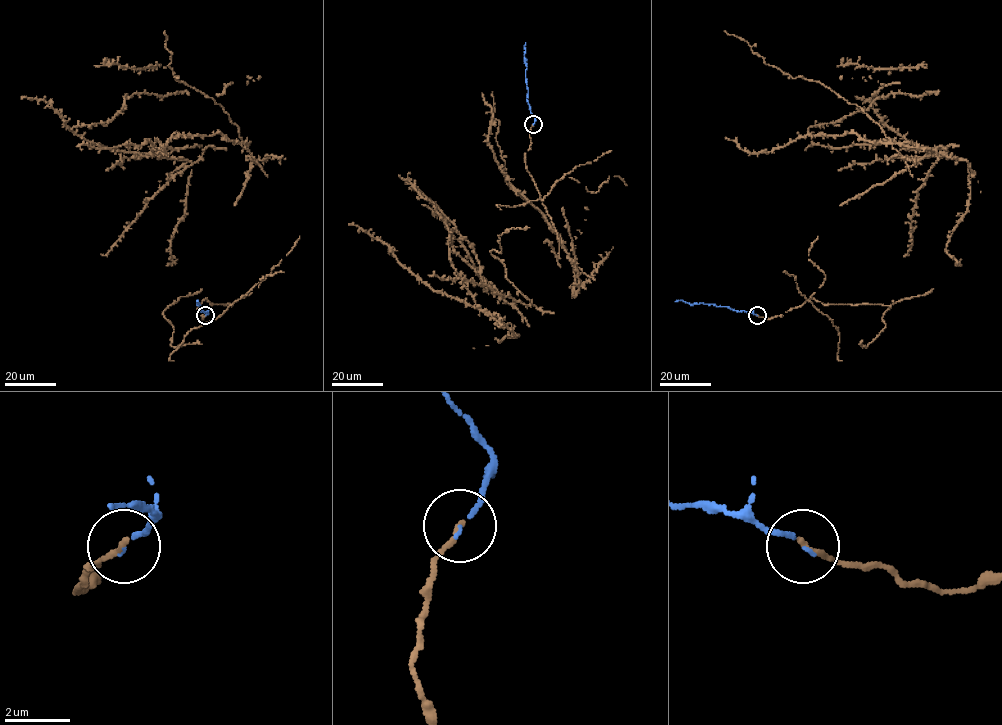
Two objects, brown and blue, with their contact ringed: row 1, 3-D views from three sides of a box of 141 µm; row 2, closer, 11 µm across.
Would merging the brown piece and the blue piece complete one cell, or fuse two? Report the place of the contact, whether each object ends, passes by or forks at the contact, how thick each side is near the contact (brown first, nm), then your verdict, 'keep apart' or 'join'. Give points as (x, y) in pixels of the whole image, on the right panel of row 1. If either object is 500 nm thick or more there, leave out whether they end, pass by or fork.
place (757, 315); brown ends; blue ends; calibres 160 and 110 nm; join

